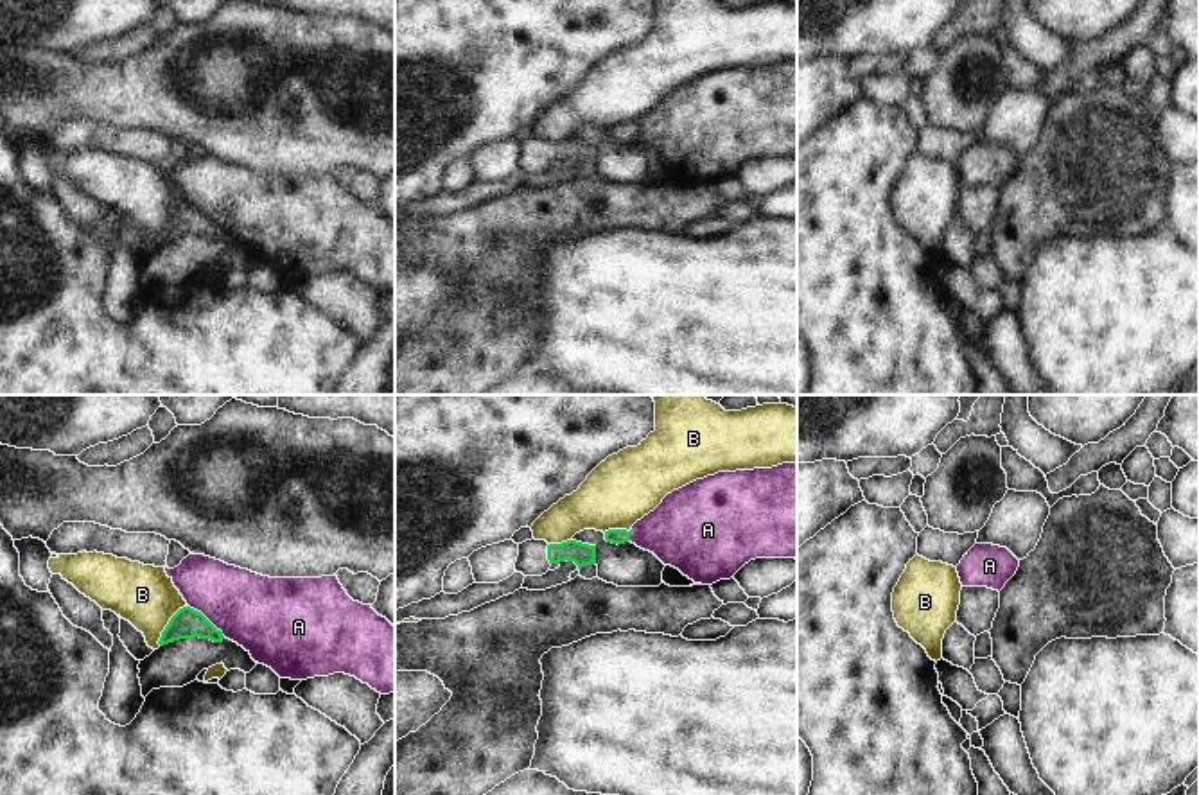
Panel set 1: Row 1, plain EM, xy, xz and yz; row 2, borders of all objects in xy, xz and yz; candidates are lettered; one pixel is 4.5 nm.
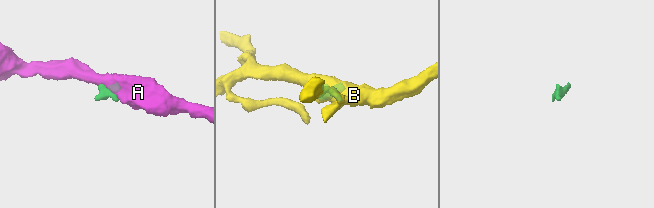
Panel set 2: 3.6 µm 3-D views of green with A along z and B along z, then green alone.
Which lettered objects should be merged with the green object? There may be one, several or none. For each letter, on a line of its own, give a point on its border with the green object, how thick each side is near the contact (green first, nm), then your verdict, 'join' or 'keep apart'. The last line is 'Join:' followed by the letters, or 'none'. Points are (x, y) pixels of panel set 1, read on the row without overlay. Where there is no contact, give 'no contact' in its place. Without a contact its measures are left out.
A: contact xy (205, 216); calibres 140 and 340 nm; keep apart
B: contact xy (169, 221); calibres 140 and 280 nm; keep apart
Join: none

